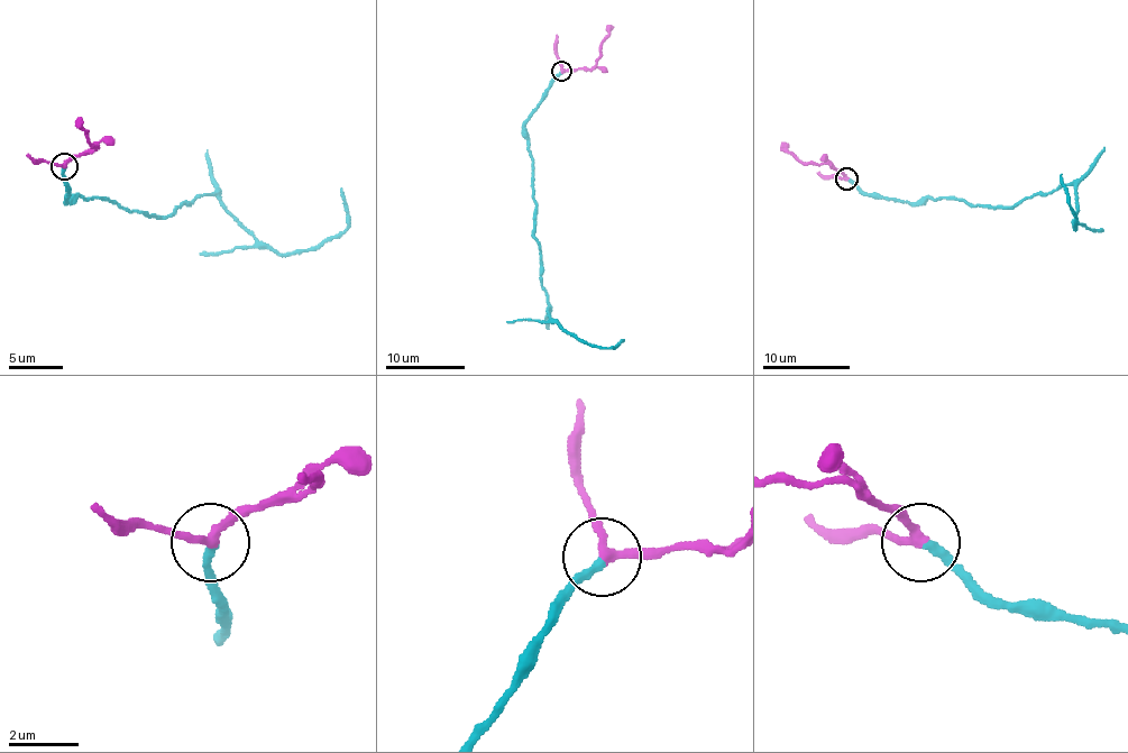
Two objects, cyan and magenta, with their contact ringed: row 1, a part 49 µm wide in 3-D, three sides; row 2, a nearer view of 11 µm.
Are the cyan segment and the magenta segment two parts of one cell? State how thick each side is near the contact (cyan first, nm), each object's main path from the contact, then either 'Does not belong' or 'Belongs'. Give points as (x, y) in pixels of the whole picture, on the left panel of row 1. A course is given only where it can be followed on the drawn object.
Thickness 260 nm (cyan) against 240 nm. Course of cyan: (63, 167), (67, 201), (108, 198), (168, 216), (213, 194), (258, 241), (290, 255), (348, 225), (340, 189). Course of magenta: (63, 167), (97, 146), (86, 143), (85, 130), (78, 117). Belongs

